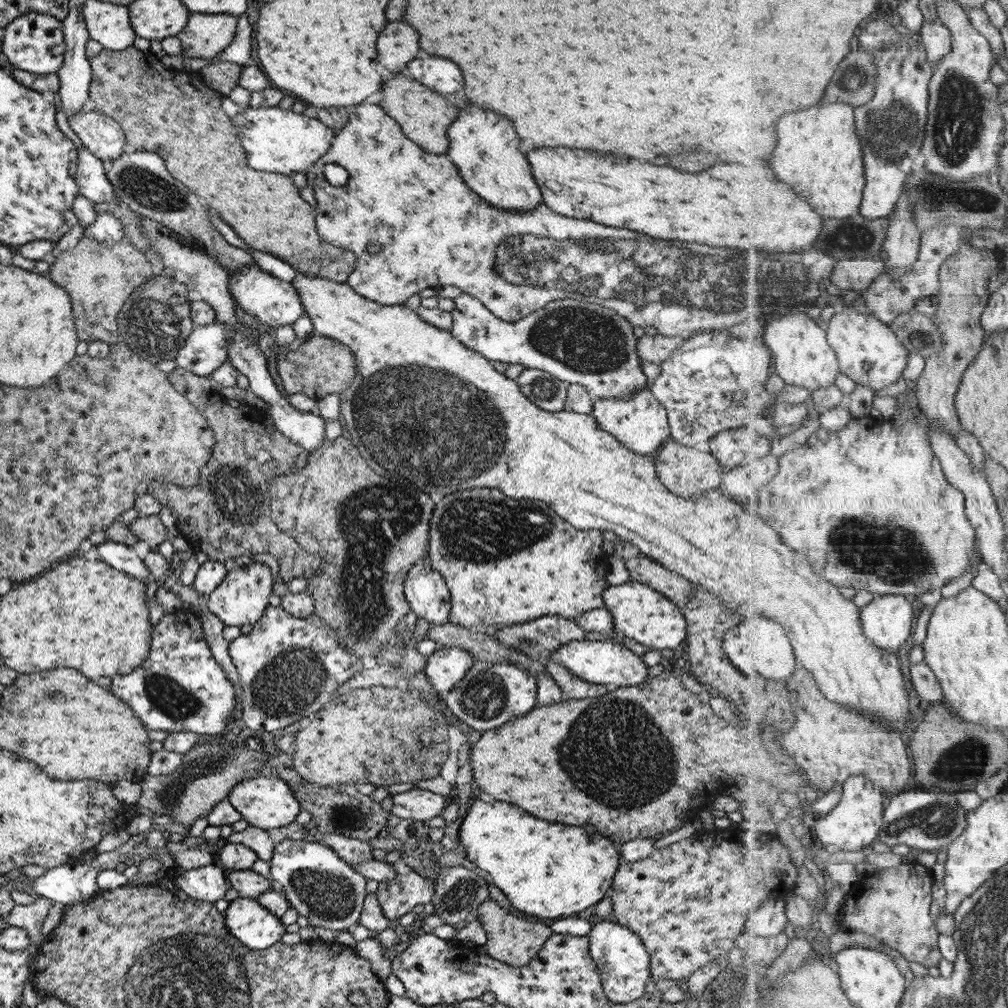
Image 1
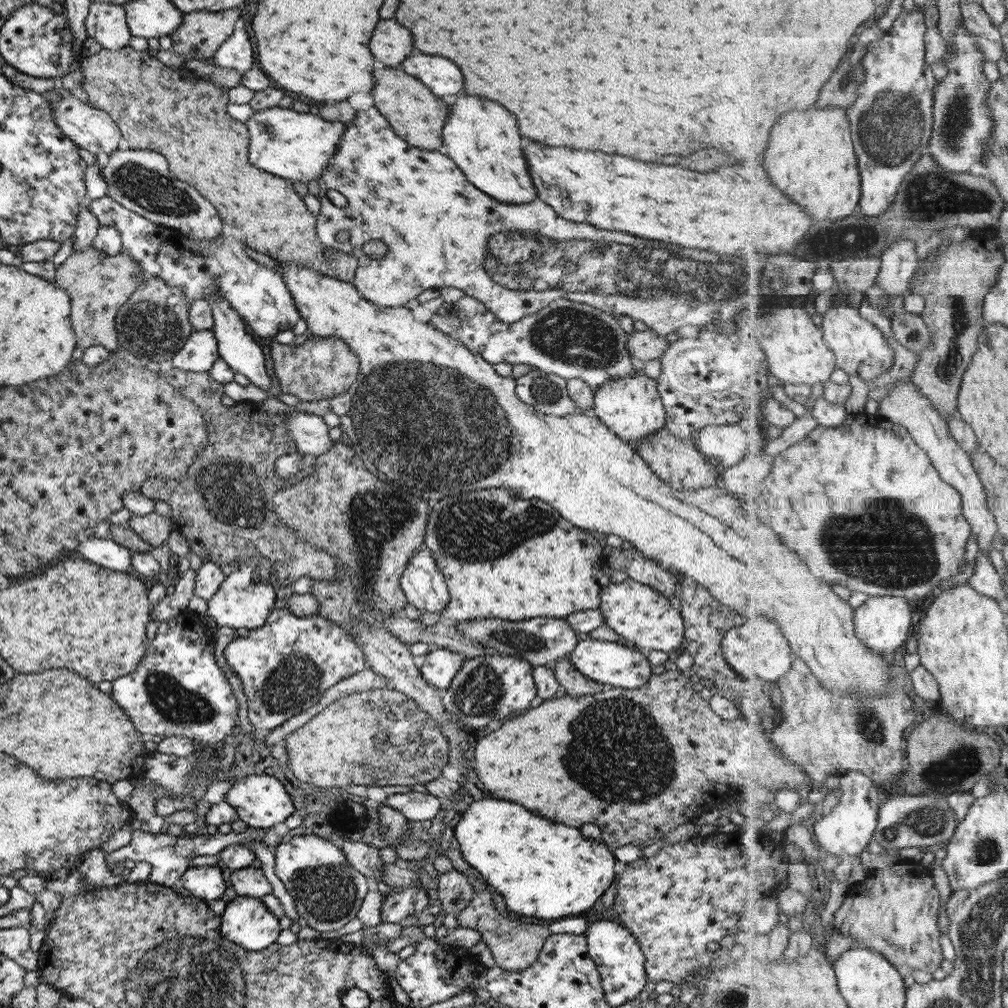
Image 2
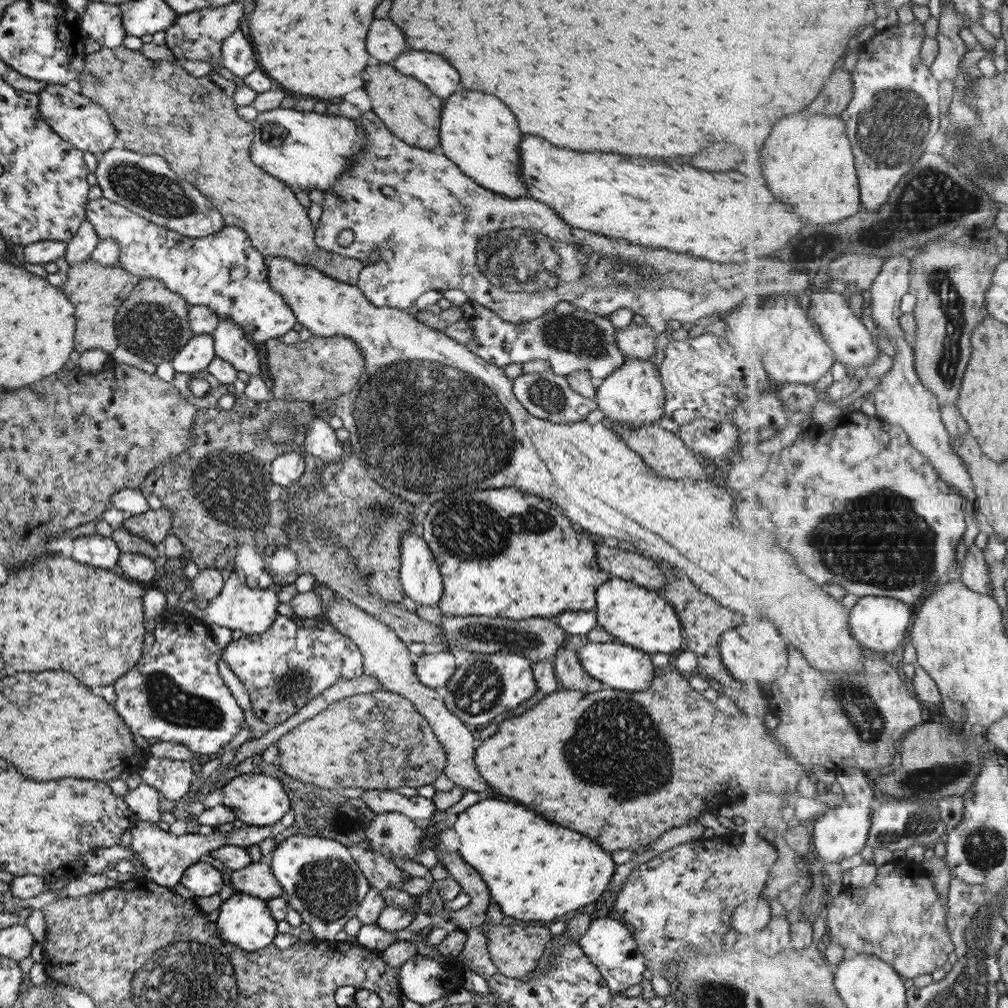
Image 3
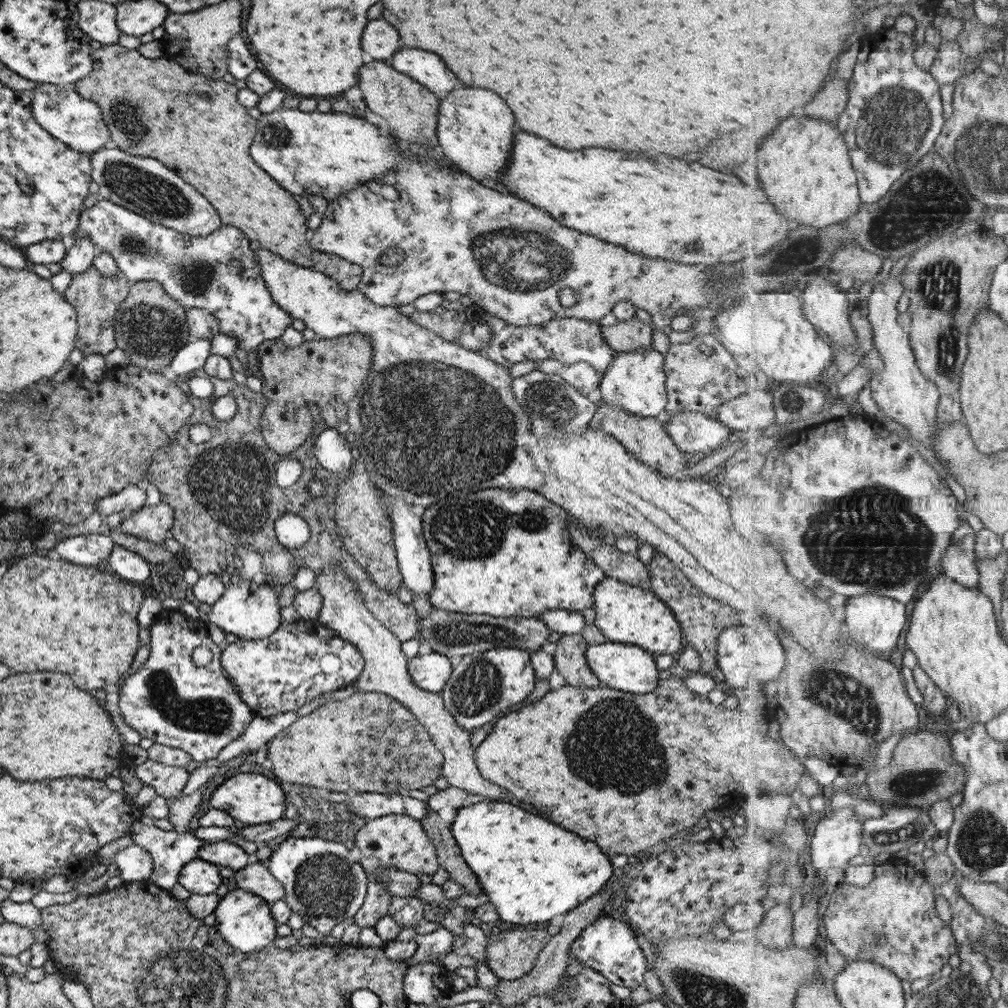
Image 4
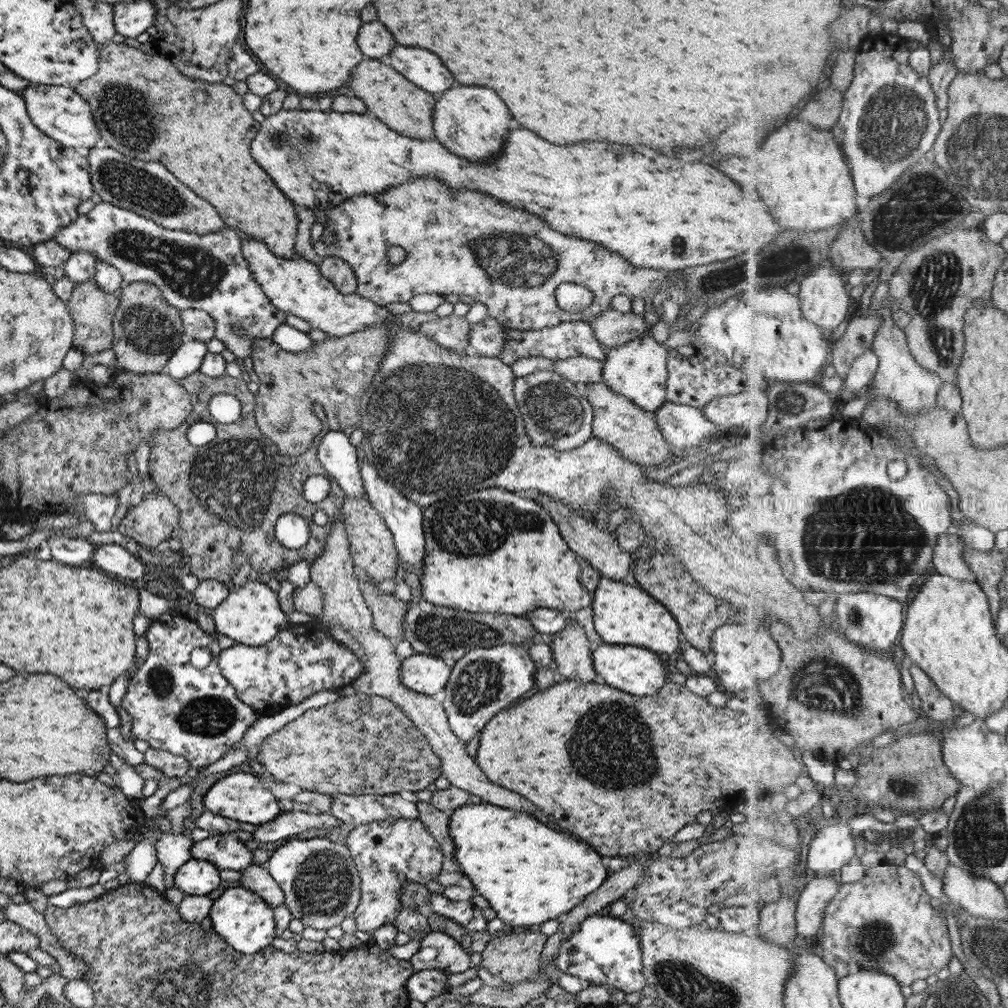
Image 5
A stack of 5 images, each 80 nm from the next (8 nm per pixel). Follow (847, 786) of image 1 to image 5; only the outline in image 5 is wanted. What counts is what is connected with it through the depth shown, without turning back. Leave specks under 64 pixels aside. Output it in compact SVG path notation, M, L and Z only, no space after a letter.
M844 821L827 823L810 844L807 870L815 877L829 877L855 858L855 841Z

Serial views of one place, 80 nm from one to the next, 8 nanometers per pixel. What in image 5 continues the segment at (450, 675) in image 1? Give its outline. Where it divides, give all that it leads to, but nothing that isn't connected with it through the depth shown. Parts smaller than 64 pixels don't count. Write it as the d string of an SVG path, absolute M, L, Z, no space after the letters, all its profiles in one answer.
M419 653L404 658L399 665L401 684L427 696L442 690L449 675L450 668L443 660Z

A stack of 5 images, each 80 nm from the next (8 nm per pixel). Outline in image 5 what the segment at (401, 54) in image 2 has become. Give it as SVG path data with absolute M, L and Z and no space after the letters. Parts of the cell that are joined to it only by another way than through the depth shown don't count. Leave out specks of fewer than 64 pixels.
M369 22L363 24L357 32L357 48L361 54L367 58L381 58L393 48L393 38L391 34L379 24L379 22Z

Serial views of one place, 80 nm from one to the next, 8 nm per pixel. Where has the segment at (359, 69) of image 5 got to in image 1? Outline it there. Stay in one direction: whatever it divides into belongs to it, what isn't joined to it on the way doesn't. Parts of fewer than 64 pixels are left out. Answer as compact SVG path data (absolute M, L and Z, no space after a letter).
M401 72L391 73L391 76L383 82L380 92L381 102L378 106L399 125L400 131L411 142L419 145L425 152L445 154L448 147L446 130L454 118L458 117L458 108L449 104L439 94L433 94L431 90L421 86L413 78L401 76Z

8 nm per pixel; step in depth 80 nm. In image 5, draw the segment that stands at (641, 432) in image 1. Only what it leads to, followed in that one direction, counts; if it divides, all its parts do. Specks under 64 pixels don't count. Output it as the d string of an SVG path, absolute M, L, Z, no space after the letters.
M649 330L644 335L634 338L625 344L607 348L602 363L601 380L615 394L624 396L627 400L632 400L644 411L654 412L666 400L664 382L667 378L666 358L668 350L665 350L649 334Z

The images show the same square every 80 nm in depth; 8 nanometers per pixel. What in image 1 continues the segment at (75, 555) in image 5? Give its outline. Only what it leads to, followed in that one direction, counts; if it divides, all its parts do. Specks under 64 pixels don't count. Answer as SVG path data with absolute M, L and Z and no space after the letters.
M104 540L94 545L93 550L98 554L99 561L139 582L150 578L148 570L142 565L142 560L135 555L132 547Z

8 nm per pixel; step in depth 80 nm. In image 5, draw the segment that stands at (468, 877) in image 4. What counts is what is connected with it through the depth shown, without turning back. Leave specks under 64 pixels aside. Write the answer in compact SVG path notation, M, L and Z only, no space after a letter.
M416 801L418 819L426 831L437 841L445 860L454 861L454 846L448 835L448 815L428 802Z

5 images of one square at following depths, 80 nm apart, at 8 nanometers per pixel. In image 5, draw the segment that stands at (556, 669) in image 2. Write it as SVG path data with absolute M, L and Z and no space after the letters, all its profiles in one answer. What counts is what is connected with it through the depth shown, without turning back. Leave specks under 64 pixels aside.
M569 614L566 625L549 637L552 660L557 672L563 678L583 682L597 682L599 677L594 671L591 660L592 645L587 641L583 628Z

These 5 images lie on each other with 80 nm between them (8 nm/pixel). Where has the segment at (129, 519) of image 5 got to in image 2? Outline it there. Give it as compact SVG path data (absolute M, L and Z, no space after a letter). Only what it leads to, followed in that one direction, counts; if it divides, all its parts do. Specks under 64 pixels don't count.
M155 511L138 518L131 516L127 526L147 544L150 544L151 548L165 541L172 528L171 520Z

